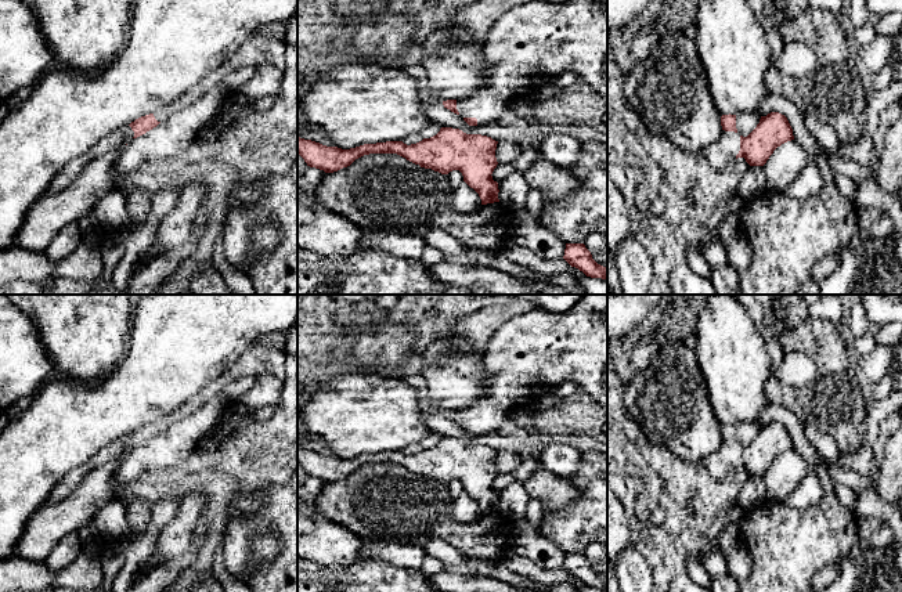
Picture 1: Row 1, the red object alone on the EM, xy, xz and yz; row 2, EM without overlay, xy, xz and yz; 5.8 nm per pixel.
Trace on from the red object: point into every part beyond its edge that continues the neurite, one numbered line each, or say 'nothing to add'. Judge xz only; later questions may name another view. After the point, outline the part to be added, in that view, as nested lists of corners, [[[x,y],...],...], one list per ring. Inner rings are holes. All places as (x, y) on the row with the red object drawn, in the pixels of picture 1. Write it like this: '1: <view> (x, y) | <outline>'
1: xz (529, 44) | [[[530,0],[513,7],[488,30],[483,43],[484,86],[466,98],[457,100],[461,118],[476,118],[477,124],[493,123],[501,118],[502,109],[510,109],[524,97],[535,93],[542,83],[566,71],[578,75],[599,95],[607,98],[607,0],[569,0],[553,4],[546,0]]]

